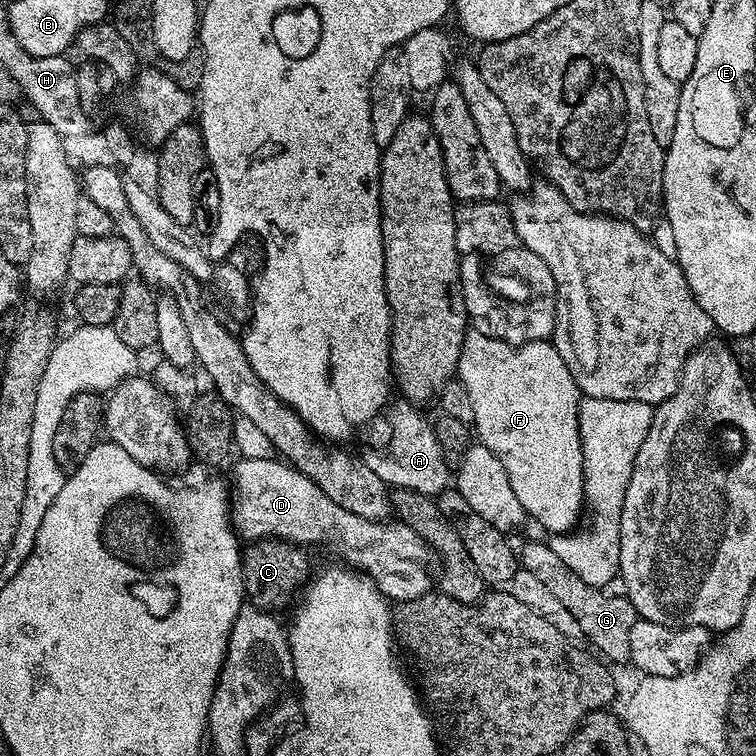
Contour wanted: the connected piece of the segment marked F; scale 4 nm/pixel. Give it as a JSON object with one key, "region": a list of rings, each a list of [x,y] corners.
{"region":[[[470,330],[464,335],[460,357],[458,358],[458,366],[456,367],[456,376],[458,383],[464,387],[466,394],[470,394],[470,406],[474,410],[474,432],[478,435],[479,443],[485,444],[490,451],[498,458],[498,462],[502,462],[502,466],[506,470],[506,474],[510,478],[510,490],[514,490],[514,494],[518,497],[518,502],[522,502],[522,510],[529,517],[532,516],[548,531],[548,534],[563,534],[573,531],[577,527],[578,521],[581,519],[582,509],[585,507],[584,502],[584,455],[582,454],[582,442],[580,441],[580,427],[578,426],[578,410],[582,393],[578,385],[574,382],[574,378],[570,374],[570,370],[566,370],[566,362],[562,362],[562,354],[558,354],[556,345],[548,340],[535,340],[534,342],[526,342],[525,344],[507,344],[498,338],[490,338],[481,332]]]}

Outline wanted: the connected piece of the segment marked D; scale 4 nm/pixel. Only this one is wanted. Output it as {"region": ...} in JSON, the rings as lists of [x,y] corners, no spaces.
{"region":[[[246,459],[238,460],[232,472],[232,507],[230,518],[233,528],[243,541],[271,538],[290,541],[292,544],[309,546],[308,544],[324,544],[336,550],[337,556],[349,567],[360,571],[371,578],[384,596],[392,602],[403,602],[422,597],[434,586],[434,576],[430,574],[430,566],[434,564],[434,553],[420,535],[412,527],[398,522],[386,522],[361,518],[352,514],[336,502],[325,496],[324,492],[310,477],[302,474],[291,464],[281,459]]]}

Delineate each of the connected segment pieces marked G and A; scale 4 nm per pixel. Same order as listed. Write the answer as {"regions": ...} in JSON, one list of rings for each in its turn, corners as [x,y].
{"regions":[[[[548,542],[528,544],[524,549],[521,547],[518,552],[518,560],[523,568],[530,570],[530,574],[536,575],[551,590],[554,598],[558,598],[558,602],[562,602],[562,606],[566,606],[566,610],[570,610],[574,622],[578,622],[581,637],[585,641],[588,639],[587,643],[605,661],[616,665],[628,660],[630,630],[638,617],[627,596],[623,594],[607,596],[609,593],[605,589],[586,586],[586,582],[582,582],[582,578],[578,578],[578,574],[574,574],[574,570],[570,570],[570,566],[565,566],[562,558],[558,558],[558,554],[554,554],[552,545]]],[[[400,398],[389,403],[386,408],[388,421],[384,424],[384,444],[363,453],[362,459],[389,489],[405,488],[423,496],[433,498],[440,495],[450,484],[450,468],[448,472],[449,457],[445,456],[442,446],[438,446],[436,429],[423,416],[417,405],[409,404]]]]}

